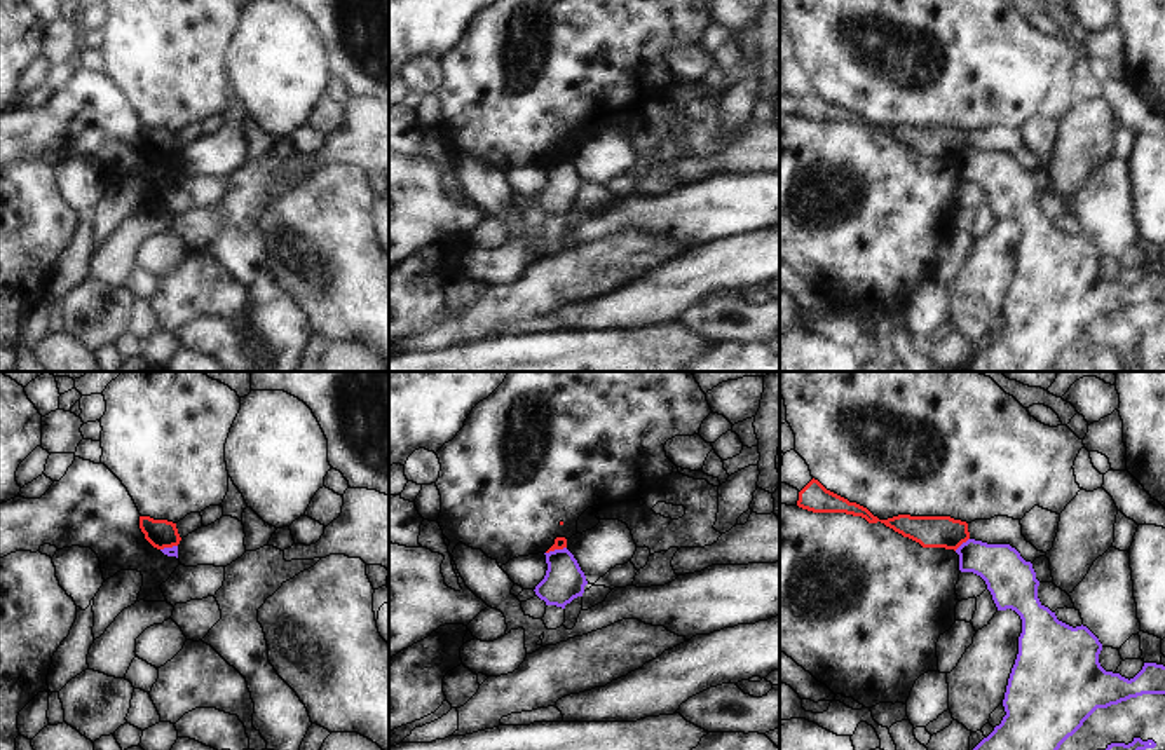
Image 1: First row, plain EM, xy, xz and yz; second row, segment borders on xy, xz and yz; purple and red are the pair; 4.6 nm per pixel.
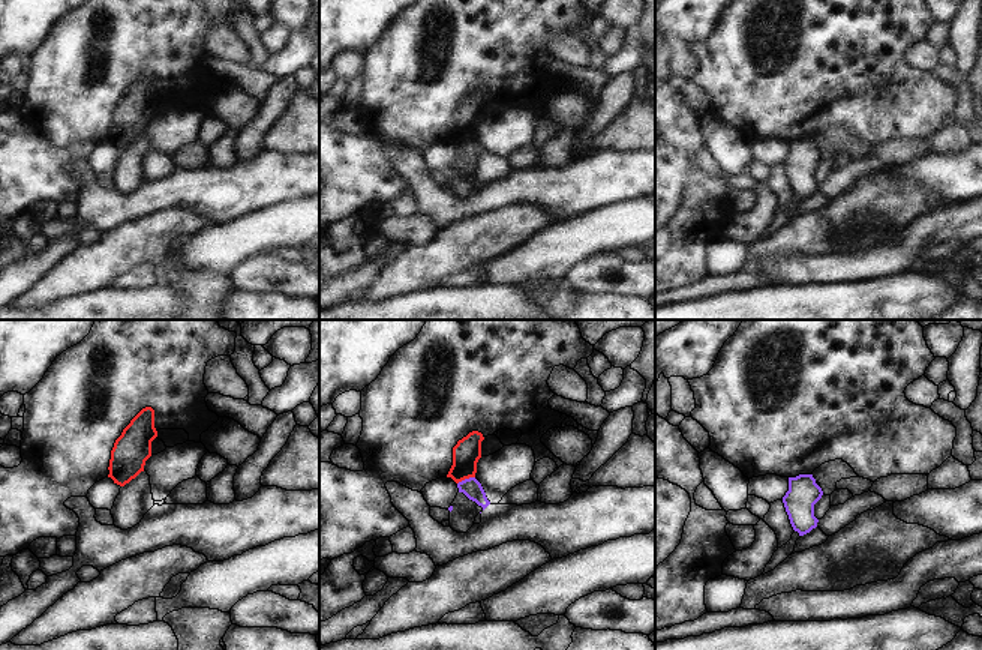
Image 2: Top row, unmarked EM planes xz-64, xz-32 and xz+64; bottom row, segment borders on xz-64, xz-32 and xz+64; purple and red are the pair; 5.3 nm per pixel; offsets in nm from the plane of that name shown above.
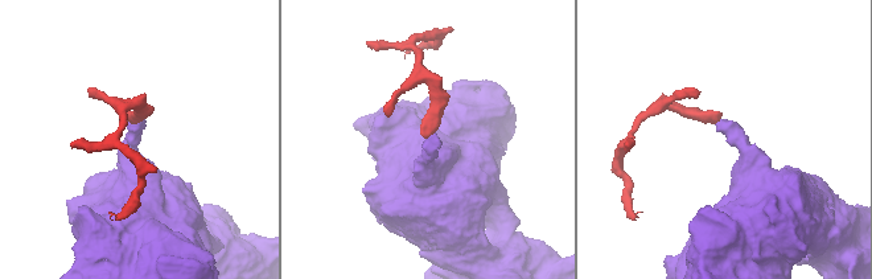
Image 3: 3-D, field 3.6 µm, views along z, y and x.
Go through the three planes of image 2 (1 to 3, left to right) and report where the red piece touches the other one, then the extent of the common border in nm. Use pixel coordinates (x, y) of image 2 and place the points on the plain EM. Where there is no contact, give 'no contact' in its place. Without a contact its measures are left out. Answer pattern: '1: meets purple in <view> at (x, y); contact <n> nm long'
1: no contact
2: meets purple in xz-32 at (465, 143); contact 100 nm long
3: no contact

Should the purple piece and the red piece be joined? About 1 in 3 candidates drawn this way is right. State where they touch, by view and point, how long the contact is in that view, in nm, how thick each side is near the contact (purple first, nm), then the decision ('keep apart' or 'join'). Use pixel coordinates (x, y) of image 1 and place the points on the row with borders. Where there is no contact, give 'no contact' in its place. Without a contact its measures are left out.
yz (963, 543) | 90 nm | 220/140 nm | keep apart

